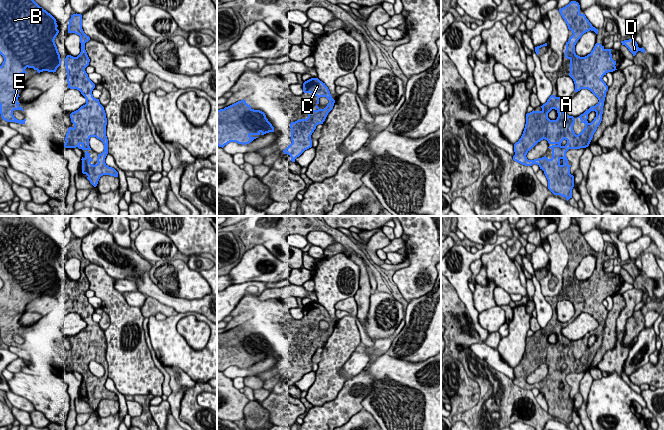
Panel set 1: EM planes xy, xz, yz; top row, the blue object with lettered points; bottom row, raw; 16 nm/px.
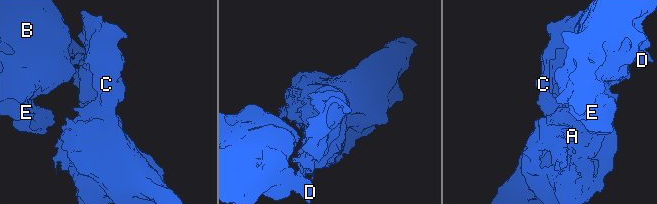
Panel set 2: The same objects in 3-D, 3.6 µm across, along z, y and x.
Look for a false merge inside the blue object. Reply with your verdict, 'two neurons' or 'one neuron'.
one neuron

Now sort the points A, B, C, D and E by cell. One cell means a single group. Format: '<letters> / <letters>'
A B C D E

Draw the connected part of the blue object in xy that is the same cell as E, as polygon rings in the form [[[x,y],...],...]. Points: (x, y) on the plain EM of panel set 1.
[[[28,216],[0,217],[0,278],[4,282],[0,290],[0,338],[3,344],[25,348],[26,343],[16,343],[13,335],[24,335],[17,325],[20,321],[17,302],[27,297],[27,291],[38,297],[54,297],[61,289],[60,278],[54,265],[59,257],[56,246],[56,243],[40,231]]]

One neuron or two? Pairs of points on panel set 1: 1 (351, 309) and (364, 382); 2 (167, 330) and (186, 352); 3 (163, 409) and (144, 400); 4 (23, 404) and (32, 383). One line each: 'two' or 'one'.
1: two
2: one
3: two
4: two

